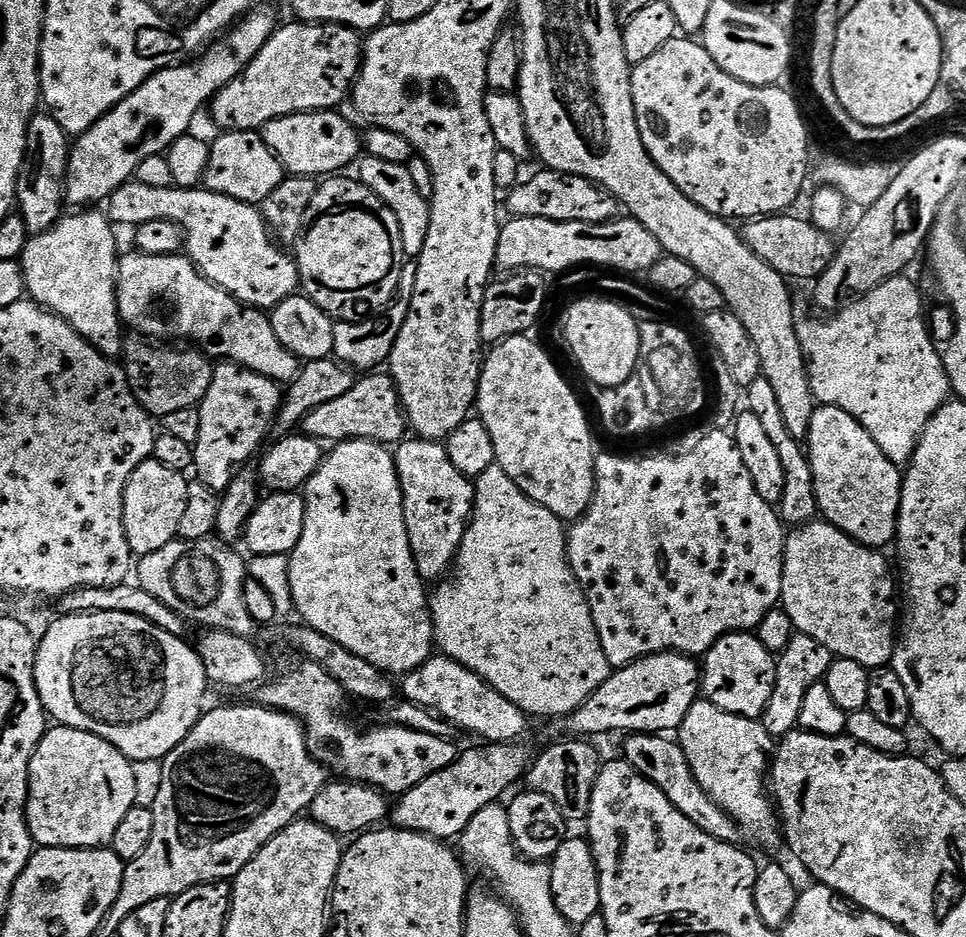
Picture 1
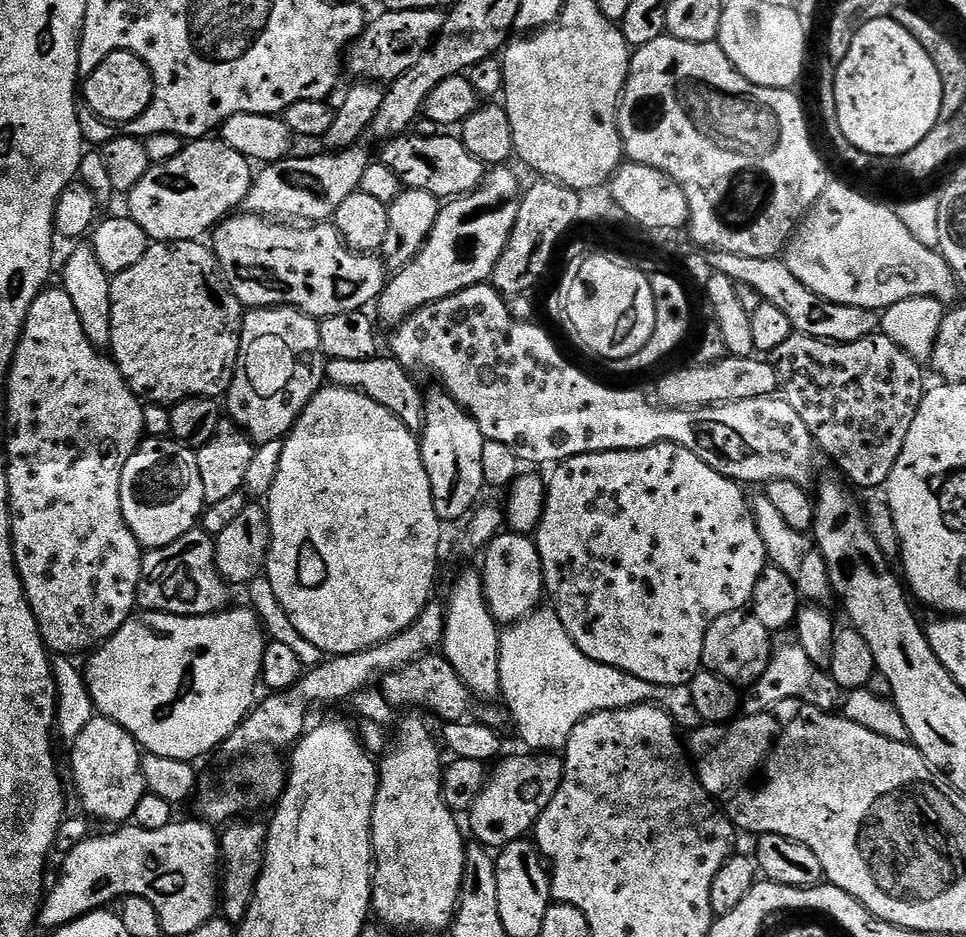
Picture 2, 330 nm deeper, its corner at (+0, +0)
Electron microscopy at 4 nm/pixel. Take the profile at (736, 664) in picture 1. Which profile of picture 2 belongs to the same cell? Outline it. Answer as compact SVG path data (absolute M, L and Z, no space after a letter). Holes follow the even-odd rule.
M751 611L731 612L710 626L702 646L700 664L715 676L737 686L751 686L766 670L772 657L773 633L768 631Z

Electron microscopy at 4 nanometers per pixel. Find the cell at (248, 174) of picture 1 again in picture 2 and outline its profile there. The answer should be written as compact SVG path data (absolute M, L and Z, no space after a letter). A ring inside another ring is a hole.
M205 138L185 143L184 149L174 158L161 164L153 164L146 178L126 193L127 215L148 235L149 241L200 240L229 214L235 213L244 203L254 179L253 165L238 150L226 146L218 138Z

